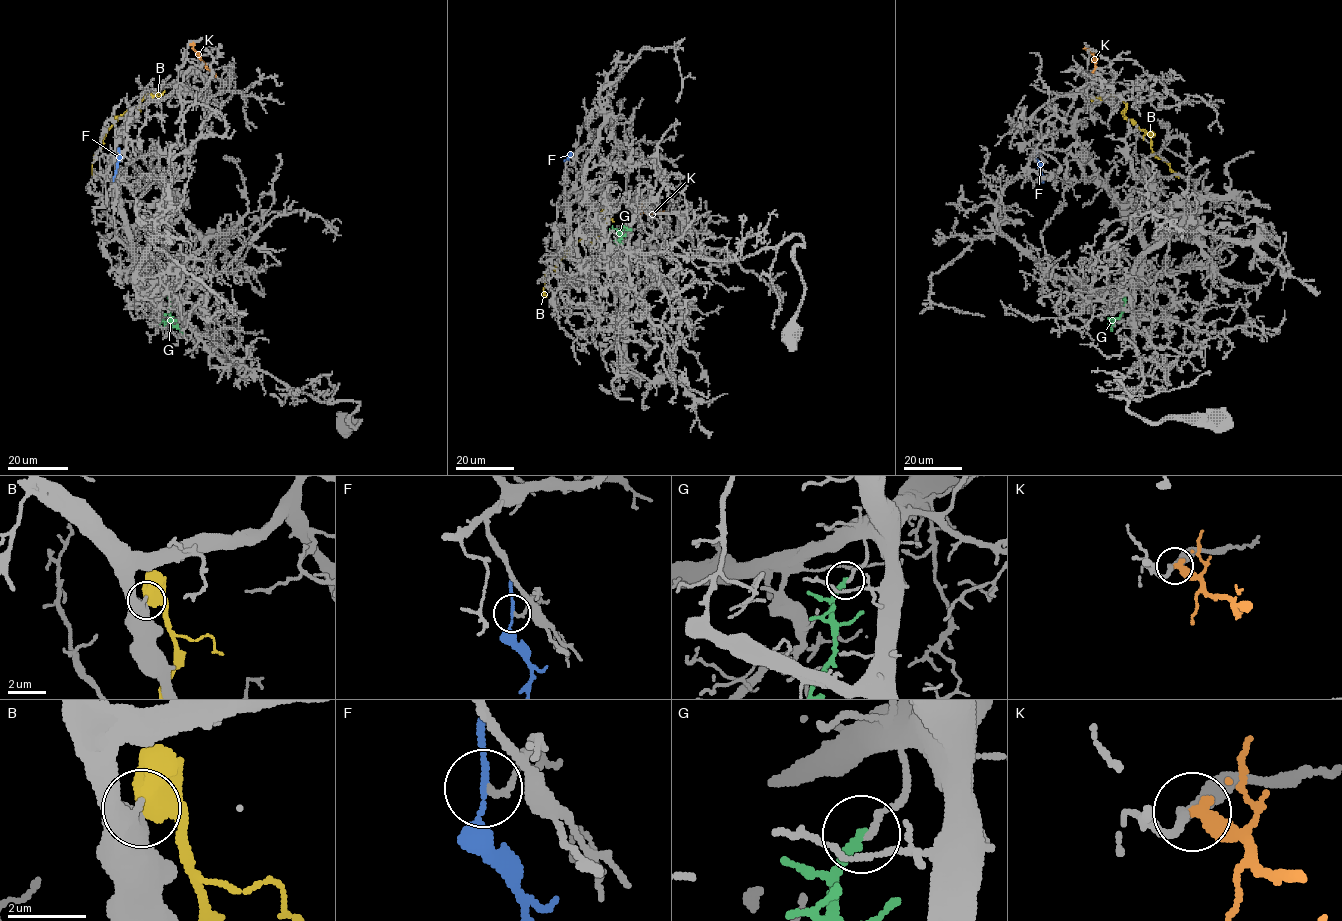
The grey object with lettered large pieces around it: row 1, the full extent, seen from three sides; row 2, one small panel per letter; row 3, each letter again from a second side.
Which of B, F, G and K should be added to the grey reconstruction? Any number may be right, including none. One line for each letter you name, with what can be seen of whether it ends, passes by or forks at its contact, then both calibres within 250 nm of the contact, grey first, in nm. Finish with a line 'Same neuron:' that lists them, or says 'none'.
Same neuron: none

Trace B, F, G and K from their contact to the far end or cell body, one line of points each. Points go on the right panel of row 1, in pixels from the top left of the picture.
B: (1096, 97), (1119, 96), (1126, 104), (1123, 111), (1125, 117), (1149, 136), (1154, 155), (1164, 160), (1178, 177)
F: (1036, 155), (1043, 182)
G: (1126, 294), (1121, 316), (1108, 324), (1111, 330)
K: (1088, 49), (1094, 61), (1095, 80)

